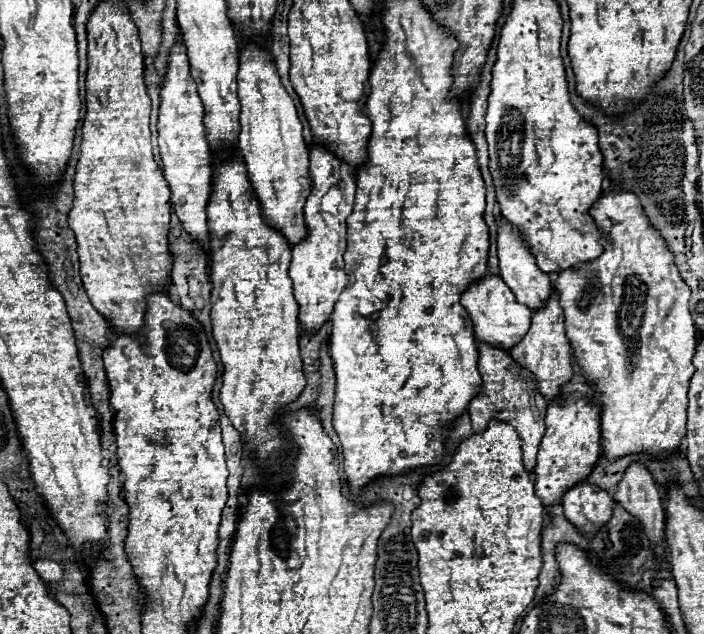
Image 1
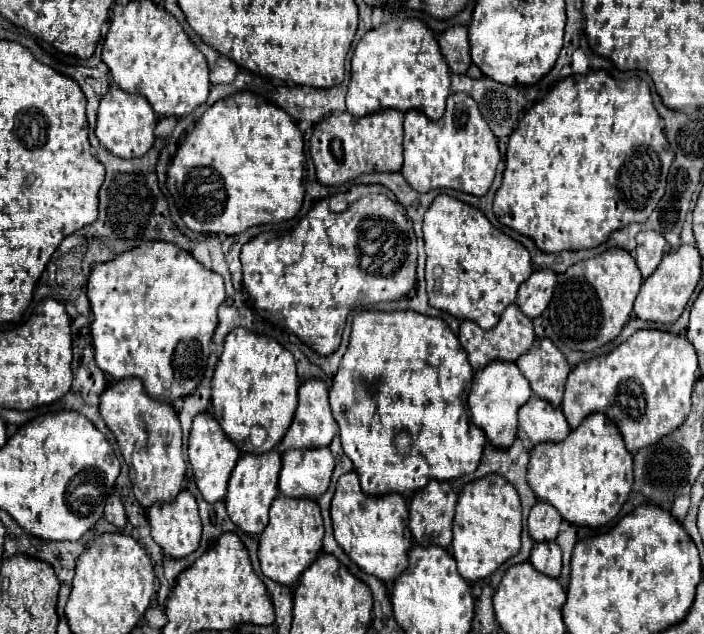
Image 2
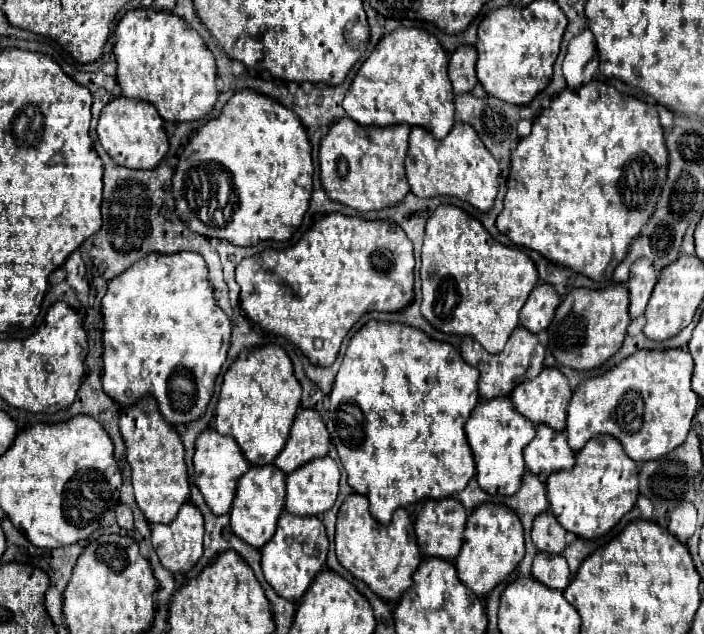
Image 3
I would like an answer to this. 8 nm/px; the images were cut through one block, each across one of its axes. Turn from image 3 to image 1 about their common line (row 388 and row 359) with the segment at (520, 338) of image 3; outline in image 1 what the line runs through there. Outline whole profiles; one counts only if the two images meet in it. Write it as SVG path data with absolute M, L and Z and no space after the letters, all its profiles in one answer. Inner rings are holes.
M478 344L478 350L480 350L478 370L482 374L482 392L468 406L468 414L472 418L472 430L484 432L488 426L486 422L490 422L492 418L512 424L522 440L522 462L526 470L532 472L536 466L536 452L544 436L544 416L546 416L548 404L544 402L542 394L536 388L534 374L518 366L518 362L514 362L508 352L490 348L486 344Z

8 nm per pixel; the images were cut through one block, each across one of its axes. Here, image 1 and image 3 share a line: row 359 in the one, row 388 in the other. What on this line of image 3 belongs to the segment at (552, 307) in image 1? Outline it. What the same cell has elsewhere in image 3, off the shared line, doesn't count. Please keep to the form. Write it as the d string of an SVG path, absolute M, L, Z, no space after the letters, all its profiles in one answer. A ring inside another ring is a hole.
M542 368L542 372L512 390L512 400L534 424L548 424L554 430L566 428L566 406L572 390L566 376L558 368Z

